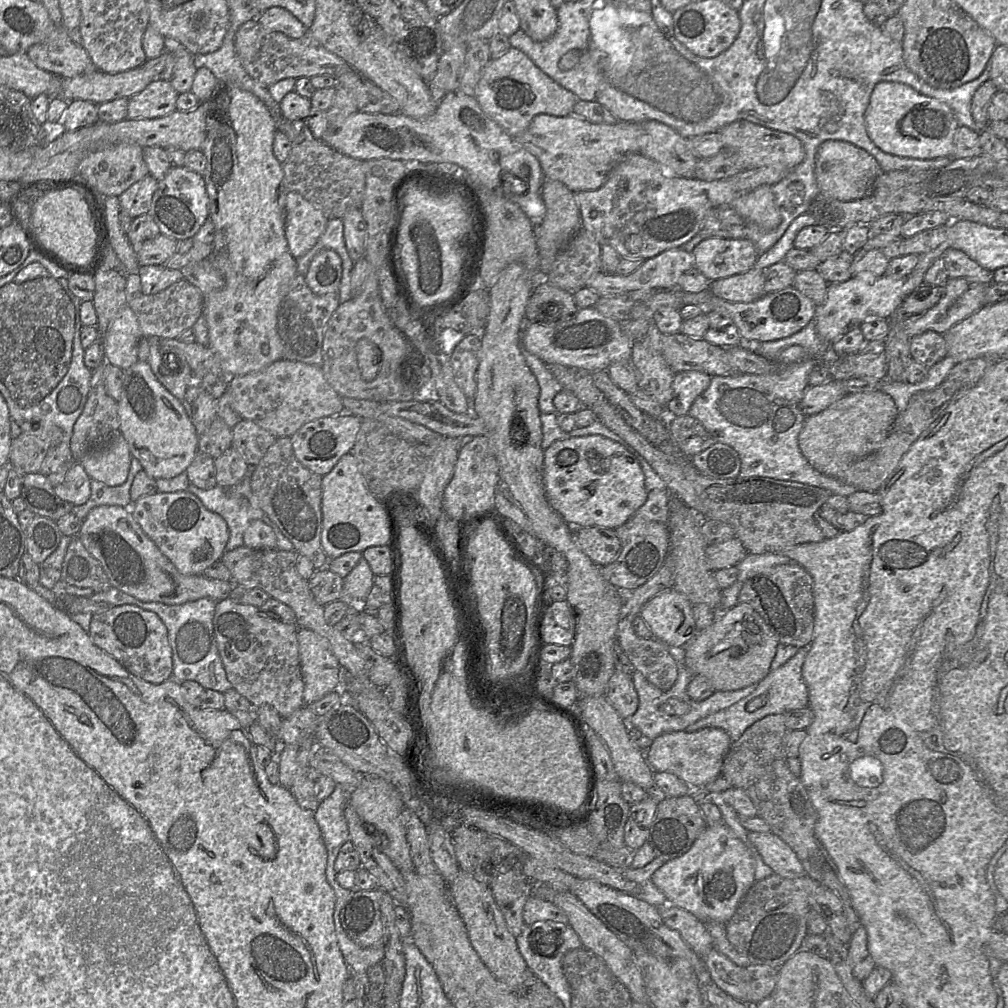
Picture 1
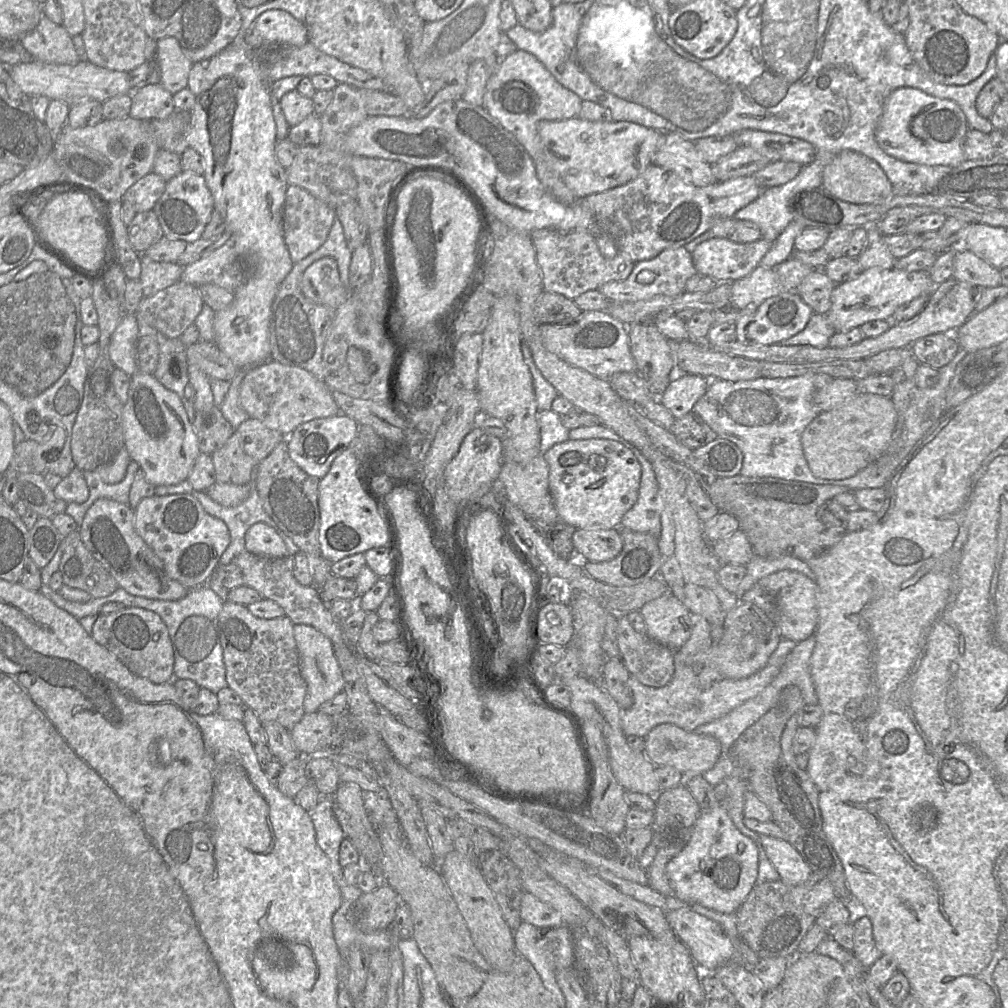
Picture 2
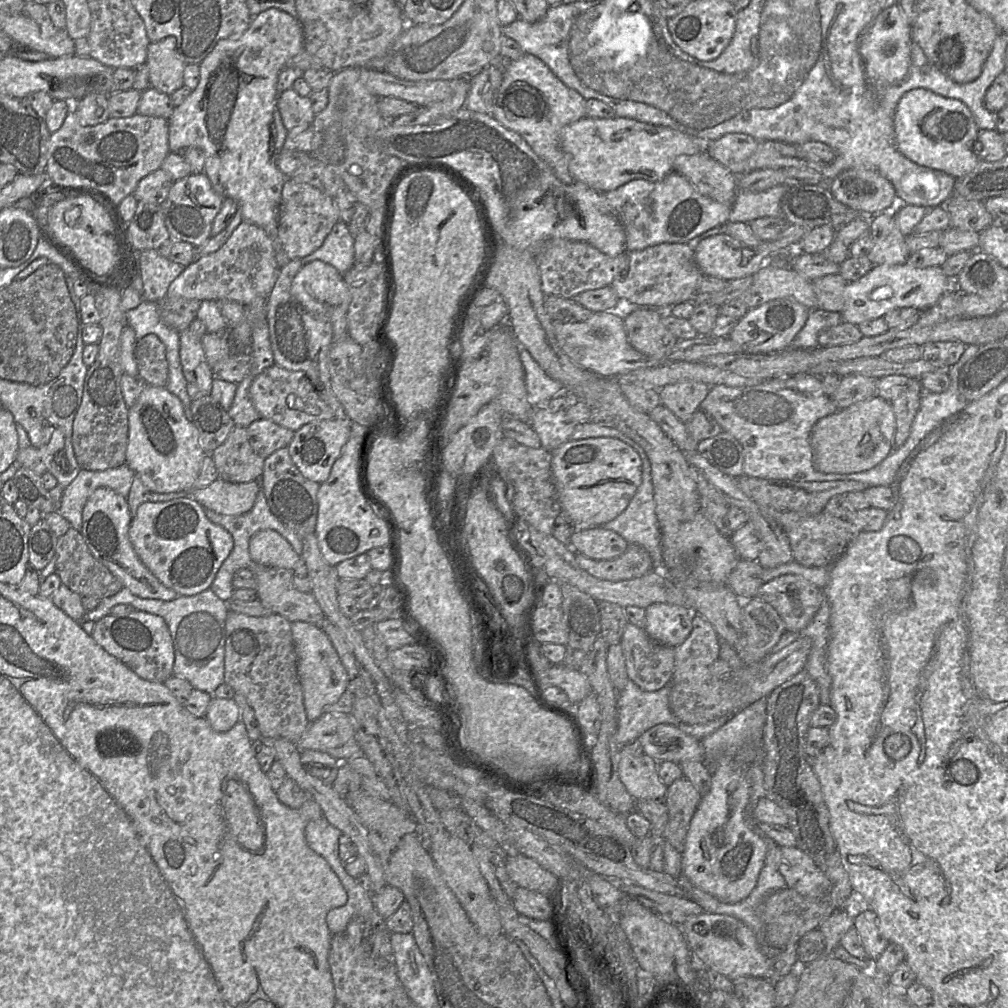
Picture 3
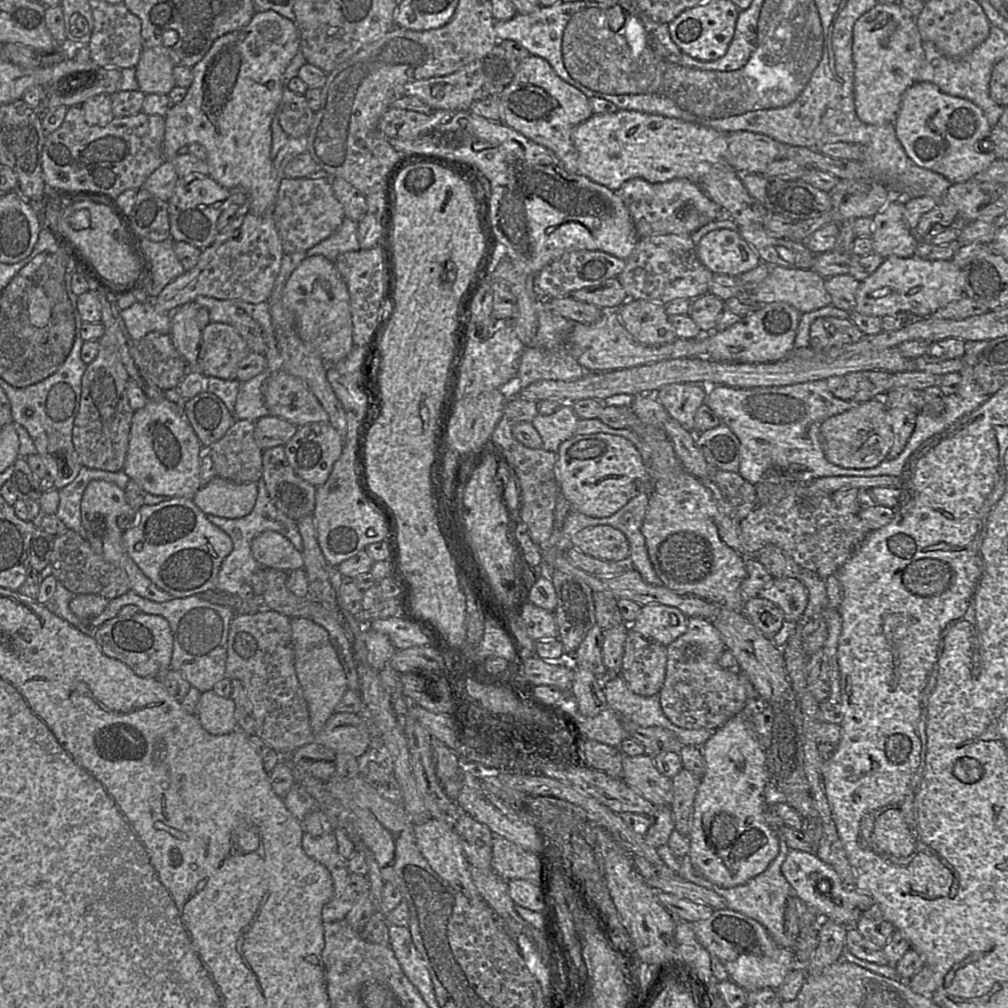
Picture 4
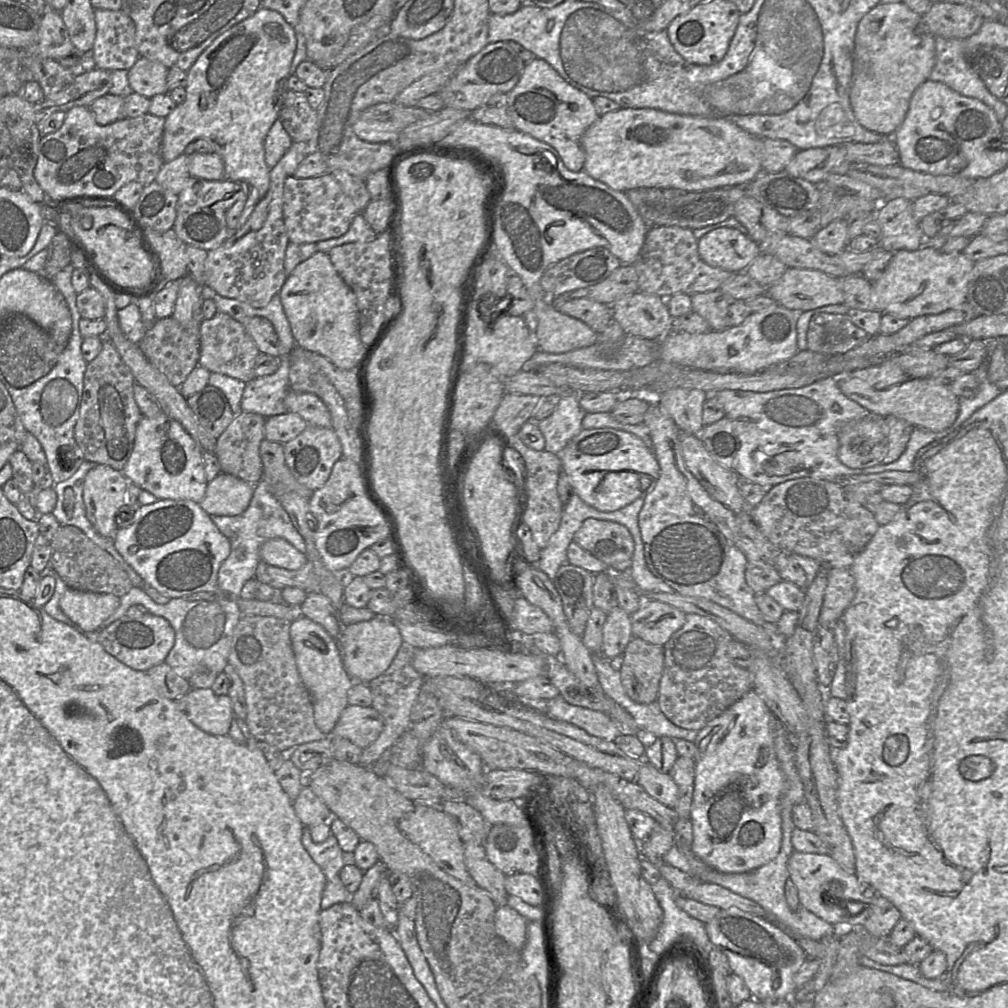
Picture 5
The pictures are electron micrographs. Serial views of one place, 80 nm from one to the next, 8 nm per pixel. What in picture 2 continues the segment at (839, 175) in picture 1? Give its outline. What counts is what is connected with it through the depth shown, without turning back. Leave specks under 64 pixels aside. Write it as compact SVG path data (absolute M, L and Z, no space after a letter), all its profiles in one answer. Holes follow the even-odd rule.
M844 150L825 166L822 187L836 198L852 204L878 204L893 195L893 186L880 166L863 154Z

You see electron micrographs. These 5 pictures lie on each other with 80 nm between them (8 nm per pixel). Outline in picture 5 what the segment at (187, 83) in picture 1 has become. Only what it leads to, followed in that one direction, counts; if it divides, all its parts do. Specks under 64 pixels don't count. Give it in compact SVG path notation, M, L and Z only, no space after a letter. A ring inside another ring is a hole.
M140 56L128 70L129 85L135 93L151 99L155 95L168 93L168 72L169 69L161 62Z

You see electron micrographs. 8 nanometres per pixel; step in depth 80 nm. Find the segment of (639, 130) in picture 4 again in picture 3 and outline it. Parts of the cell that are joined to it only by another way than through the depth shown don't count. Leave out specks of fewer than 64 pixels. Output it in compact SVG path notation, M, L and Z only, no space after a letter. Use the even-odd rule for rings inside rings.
M616 116L611 119L584 117L564 127L560 140L574 181L600 193L613 191L634 179L662 180L673 171L677 156L707 152L710 141L669 127Z

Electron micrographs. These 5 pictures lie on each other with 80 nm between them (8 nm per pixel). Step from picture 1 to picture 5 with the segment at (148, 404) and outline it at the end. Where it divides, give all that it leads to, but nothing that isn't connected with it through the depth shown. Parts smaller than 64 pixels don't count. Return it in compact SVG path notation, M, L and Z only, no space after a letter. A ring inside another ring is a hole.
M164 413L151 418L142 417L136 428L131 455L121 472L129 482L148 491L158 500L191 500L199 504L209 483L205 477L202 452L184 428Z

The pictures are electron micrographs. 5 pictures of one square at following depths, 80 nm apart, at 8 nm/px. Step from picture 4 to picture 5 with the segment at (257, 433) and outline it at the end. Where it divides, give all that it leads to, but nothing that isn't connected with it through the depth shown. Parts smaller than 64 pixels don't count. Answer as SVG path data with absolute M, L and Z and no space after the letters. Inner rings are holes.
M293 412L273 415L265 419L264 438L285 444L297 437L307 426L308 423Z

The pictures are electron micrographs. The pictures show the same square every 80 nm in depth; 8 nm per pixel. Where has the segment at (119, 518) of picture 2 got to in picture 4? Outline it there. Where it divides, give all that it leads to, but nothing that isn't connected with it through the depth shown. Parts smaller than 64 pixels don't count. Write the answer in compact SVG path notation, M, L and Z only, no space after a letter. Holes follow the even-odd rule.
M93 480L87 485L81 499L81 520L86 532L86 539L93 550L123 570L128 577L132 591L139 596L157 603L170 601L173 597L146 577L125 551L122 544L124 531L118 526L117 520L126 514L132 515L132 508L126 500L125 491L116 484L104 480Z

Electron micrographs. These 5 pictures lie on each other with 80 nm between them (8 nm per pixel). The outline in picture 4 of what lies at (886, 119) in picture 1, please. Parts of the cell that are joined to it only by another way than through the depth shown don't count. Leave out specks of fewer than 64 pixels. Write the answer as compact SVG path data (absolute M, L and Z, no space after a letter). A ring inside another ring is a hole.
M915 82L902 95L900 110L894 122L895 134L906 155L917 166L943 175L951 184L965 182L976 174L986 170L996 157L991 147L986 152L980 152L979 144L987 139L992 127L987 121L984 112L972 102L947 95L930 82Z

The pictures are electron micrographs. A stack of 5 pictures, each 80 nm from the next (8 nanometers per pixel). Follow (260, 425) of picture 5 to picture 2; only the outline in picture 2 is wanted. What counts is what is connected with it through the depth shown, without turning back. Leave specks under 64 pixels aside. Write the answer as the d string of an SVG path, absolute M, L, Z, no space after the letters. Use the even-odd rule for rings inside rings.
M236 433L212 455L216 482L234 485L245 485L251 479L255 461L244 452Z

